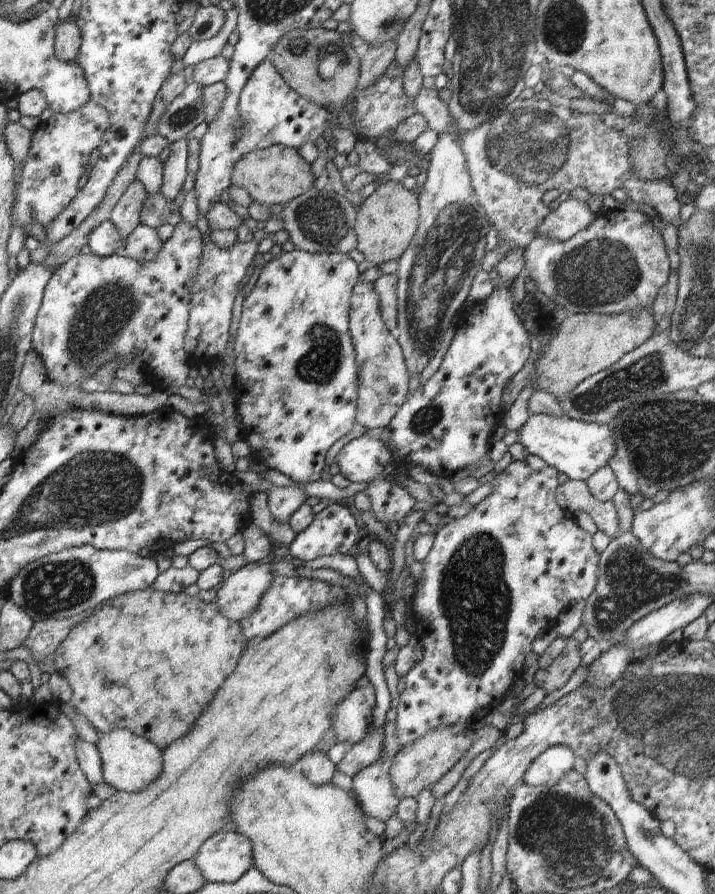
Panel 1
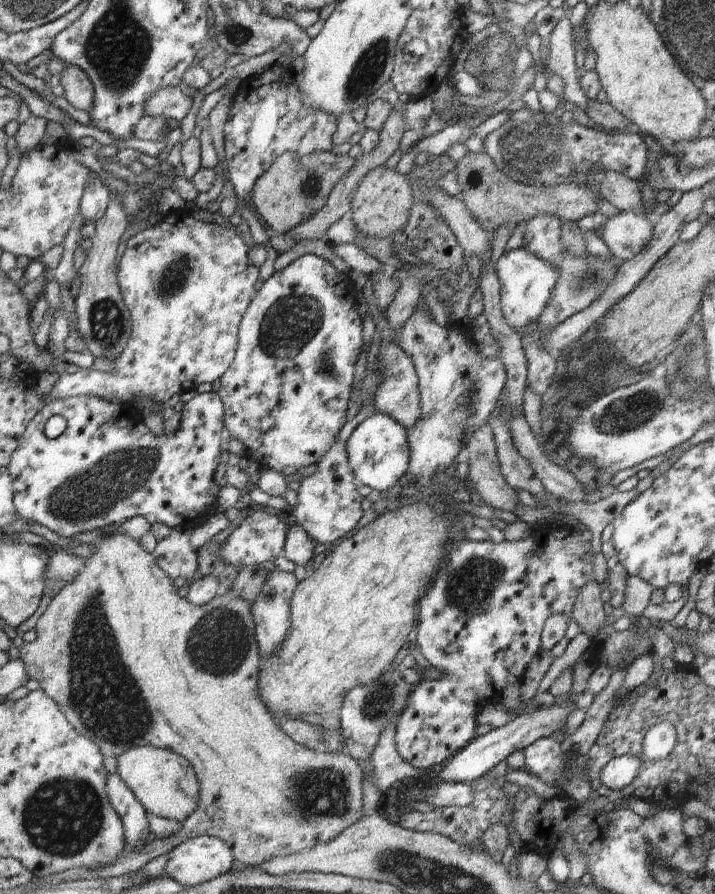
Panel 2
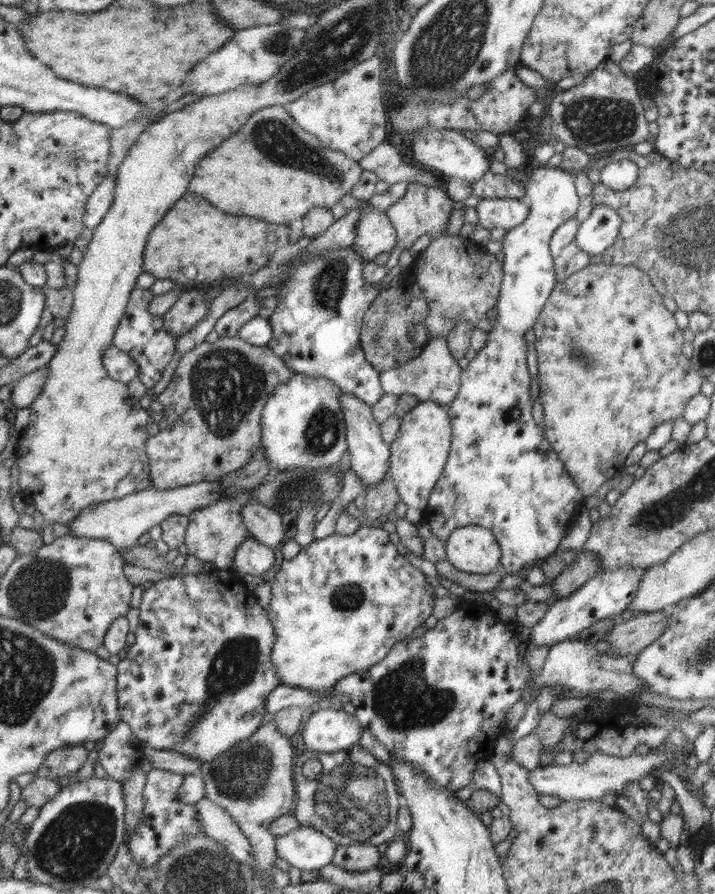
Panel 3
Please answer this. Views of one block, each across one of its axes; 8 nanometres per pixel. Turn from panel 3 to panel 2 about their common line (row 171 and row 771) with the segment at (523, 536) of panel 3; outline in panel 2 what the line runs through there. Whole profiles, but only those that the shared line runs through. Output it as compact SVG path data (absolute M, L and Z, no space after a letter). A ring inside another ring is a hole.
M555 737L539 738L524 749L524 768L547 786L561 787L562 795L578 802L590 801L593 788L587 777L575 775L564 764L560 743Z

